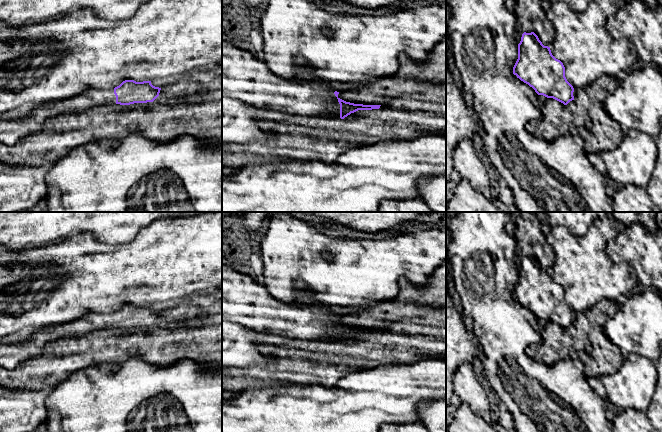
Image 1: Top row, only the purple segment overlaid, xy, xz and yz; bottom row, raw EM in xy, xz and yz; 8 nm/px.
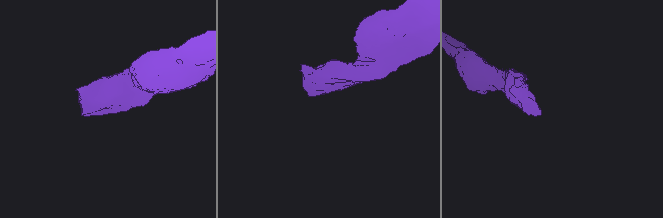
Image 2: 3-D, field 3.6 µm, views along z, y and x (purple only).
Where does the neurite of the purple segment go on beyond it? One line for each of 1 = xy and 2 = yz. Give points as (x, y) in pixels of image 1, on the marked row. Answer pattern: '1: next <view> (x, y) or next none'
1: next xy (11, 130)
2: next none

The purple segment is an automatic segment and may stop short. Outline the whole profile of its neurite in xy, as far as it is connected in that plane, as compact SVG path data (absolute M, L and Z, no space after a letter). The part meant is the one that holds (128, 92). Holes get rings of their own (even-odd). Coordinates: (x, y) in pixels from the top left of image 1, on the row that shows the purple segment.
M125 80L114 89L92 89L68 99L51 101L18 119L4 119L0 116L0 143L14 145L26 135L39 131L47 119L60 114L84 112L102 105L153 102L160 90L151 81Z

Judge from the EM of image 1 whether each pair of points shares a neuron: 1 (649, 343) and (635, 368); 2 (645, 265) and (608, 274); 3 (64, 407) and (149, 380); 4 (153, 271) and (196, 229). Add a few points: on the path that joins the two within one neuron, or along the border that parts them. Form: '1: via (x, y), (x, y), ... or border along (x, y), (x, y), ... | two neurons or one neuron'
1: border along (623, 354), (635, 353), (651, 360) | two neurons
2: border along (619, 261), (625, 261), (630, 265) | two neurons
3: via (85, 407), (91, 407), (110, 392), (128, 388) | one neuron
4: via (164, 261), (185, 240) | one neuron

